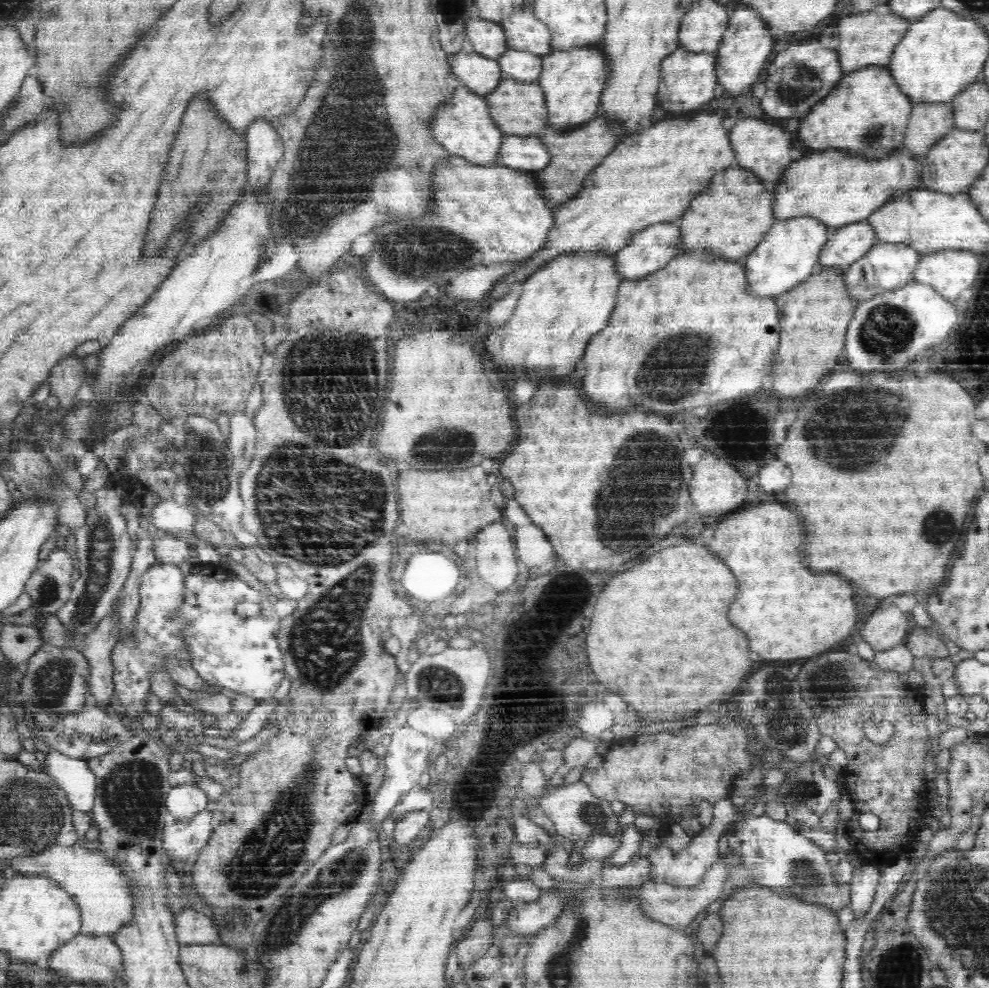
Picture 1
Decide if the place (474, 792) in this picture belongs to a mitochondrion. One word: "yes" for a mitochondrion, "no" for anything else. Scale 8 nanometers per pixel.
yes

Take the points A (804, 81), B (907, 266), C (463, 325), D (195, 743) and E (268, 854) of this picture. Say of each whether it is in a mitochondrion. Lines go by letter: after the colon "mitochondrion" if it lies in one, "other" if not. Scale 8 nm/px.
A: mitochondrion
B: other
C: other
D: other
E: mitochondrion

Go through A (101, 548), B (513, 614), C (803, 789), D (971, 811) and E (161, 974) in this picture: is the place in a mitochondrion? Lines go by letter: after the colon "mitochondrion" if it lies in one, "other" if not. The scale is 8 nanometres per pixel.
A: mitochondrion
B: other
C: mitochondrion
D: other
E: other

